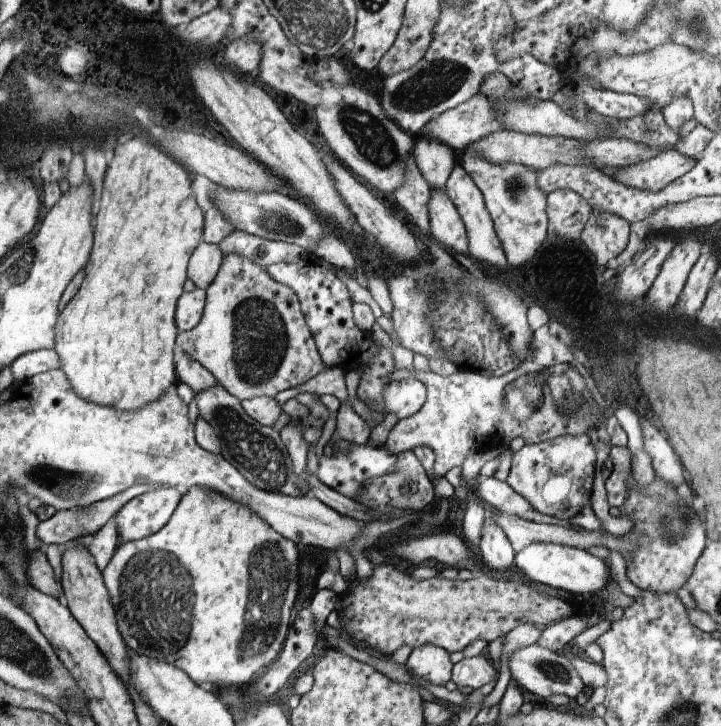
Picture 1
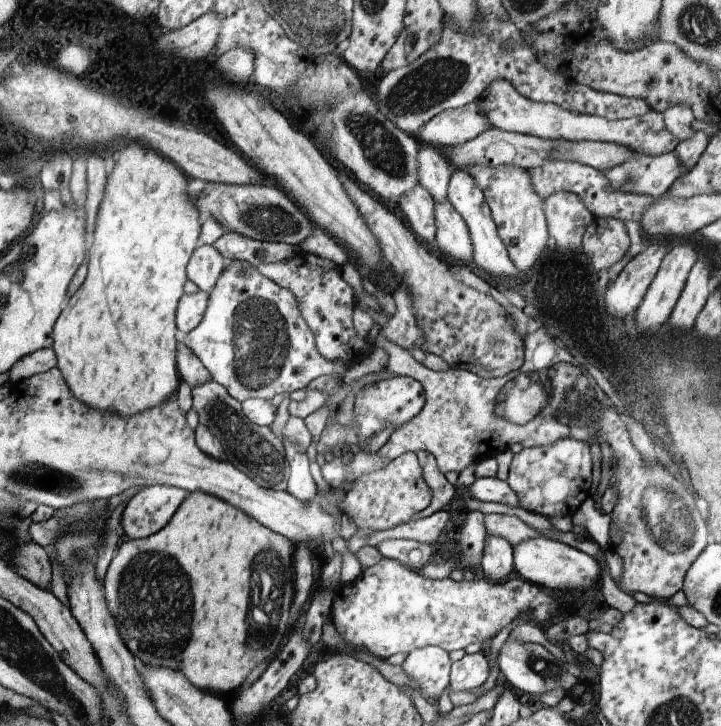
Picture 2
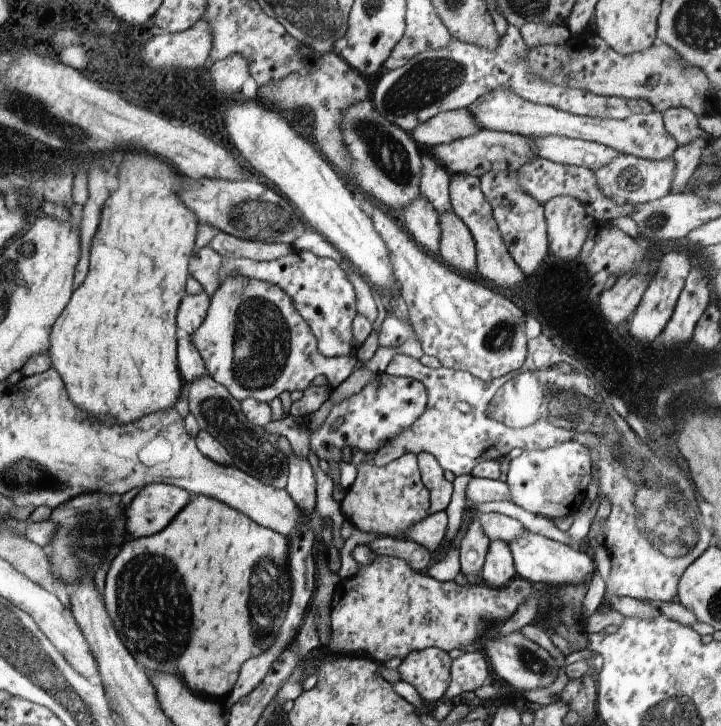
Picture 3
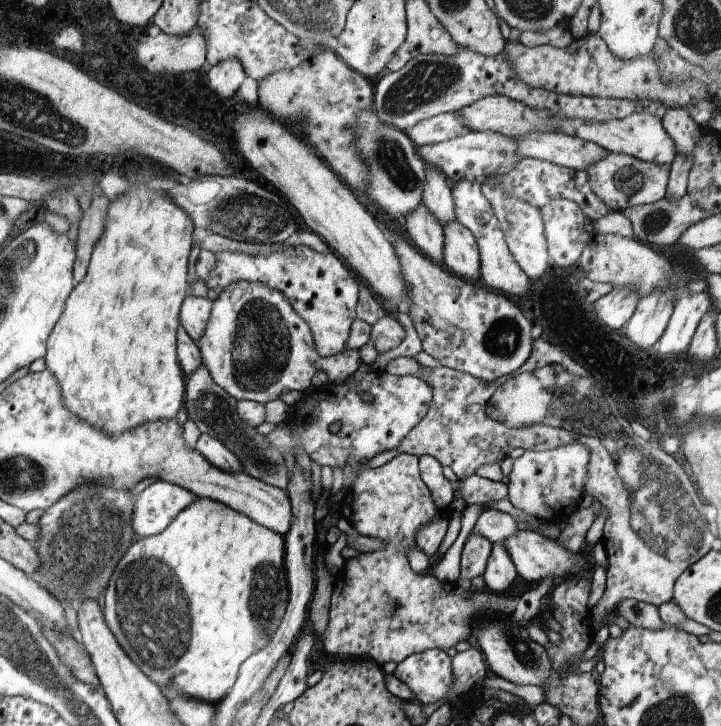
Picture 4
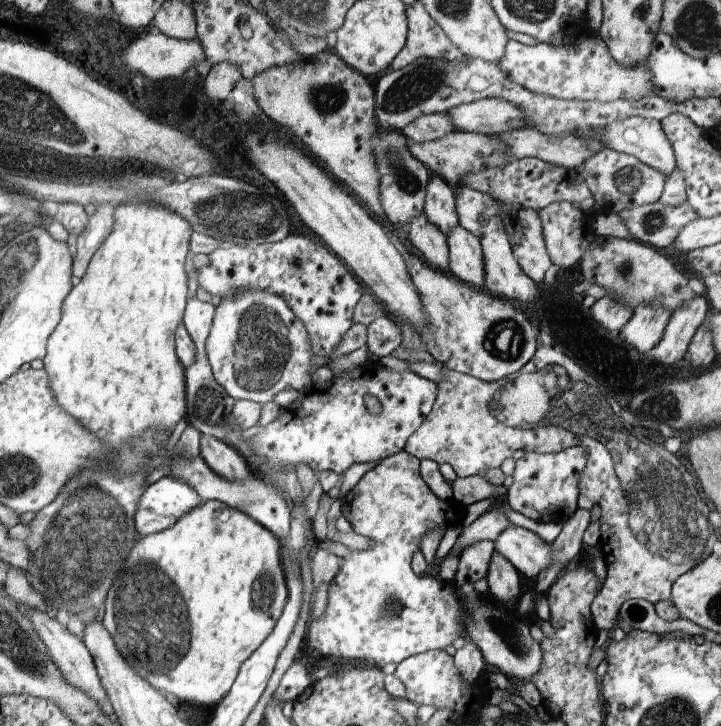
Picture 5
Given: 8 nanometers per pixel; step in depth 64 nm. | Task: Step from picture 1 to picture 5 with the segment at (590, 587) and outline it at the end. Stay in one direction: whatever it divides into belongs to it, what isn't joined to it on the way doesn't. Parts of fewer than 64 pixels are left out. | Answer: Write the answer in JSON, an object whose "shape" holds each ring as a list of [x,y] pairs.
{"shape":[[[510,525],[494,542],[496,551],[503,554],[526,580],[535,580],[553,563],[553,546],[537,533]]]}

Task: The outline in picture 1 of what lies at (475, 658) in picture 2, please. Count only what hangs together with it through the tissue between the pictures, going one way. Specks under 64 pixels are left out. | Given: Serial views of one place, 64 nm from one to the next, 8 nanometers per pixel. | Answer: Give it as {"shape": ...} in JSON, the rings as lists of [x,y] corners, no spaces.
{"shape":[[[486,653],[475,657],[464,657],[460,662],[453,664],[451,680],[457,686],[467,686],[469,690],[476,690],[488,682],[497,681],[499,672],[494,668],[493,661]]]}

